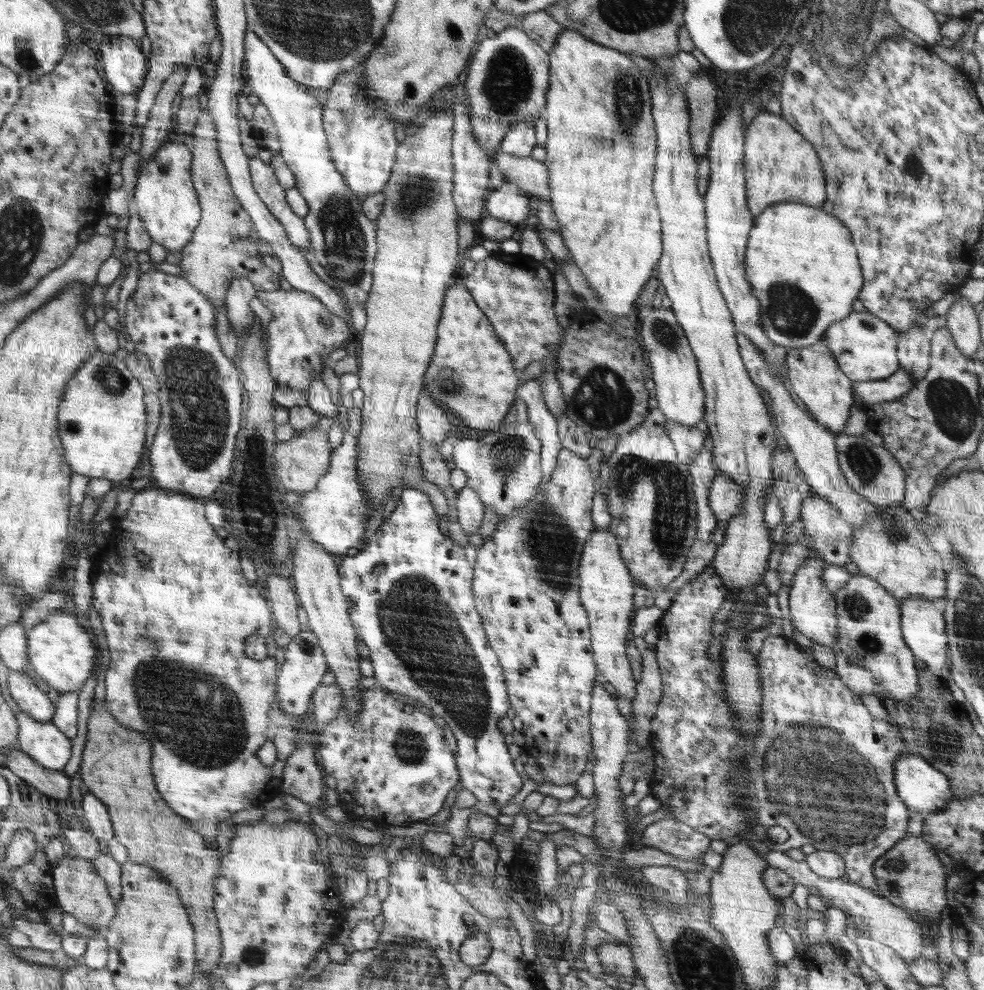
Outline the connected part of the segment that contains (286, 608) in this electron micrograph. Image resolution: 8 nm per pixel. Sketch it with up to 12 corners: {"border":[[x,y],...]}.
{"border":[[268,576],[268,600],[277,627],[291,638],[302,632],[292,586]]}

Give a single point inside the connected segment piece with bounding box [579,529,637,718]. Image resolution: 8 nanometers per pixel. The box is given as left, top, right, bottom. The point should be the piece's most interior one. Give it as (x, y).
(607, 587)

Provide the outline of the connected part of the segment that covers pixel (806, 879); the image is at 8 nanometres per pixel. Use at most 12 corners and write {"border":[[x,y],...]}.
{"border":[[769,851],[787,872],[848,914],[859,933],[906,963],[924,957],[922,930],[879,893],[818,877],[805,861]]}

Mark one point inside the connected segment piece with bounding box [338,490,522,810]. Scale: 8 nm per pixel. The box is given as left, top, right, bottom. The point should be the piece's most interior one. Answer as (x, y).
(409, 573)

